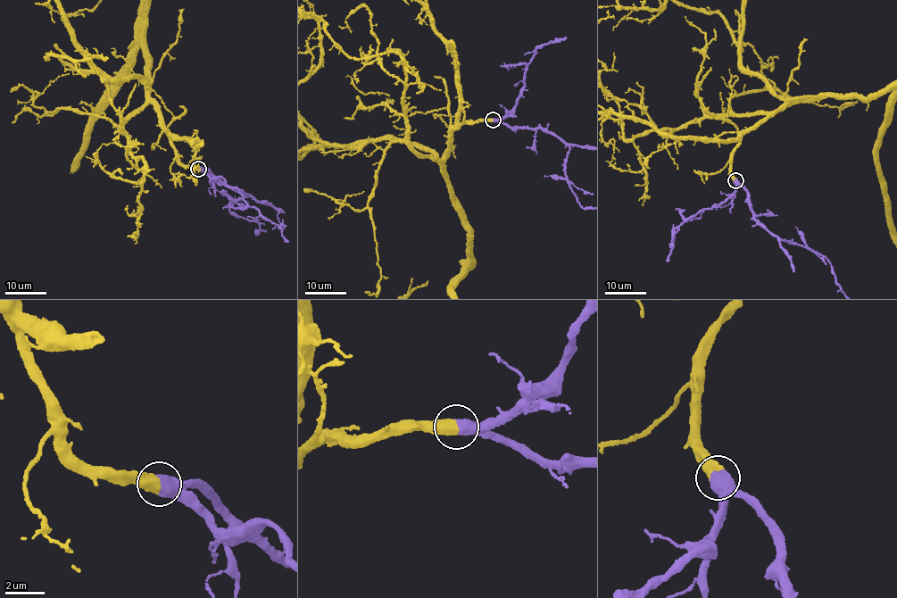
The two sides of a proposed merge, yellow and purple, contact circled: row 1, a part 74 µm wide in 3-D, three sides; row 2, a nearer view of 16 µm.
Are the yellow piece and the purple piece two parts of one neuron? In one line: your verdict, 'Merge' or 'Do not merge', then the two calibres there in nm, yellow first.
Merge. Thickness 650 nm (yellow) against 700 nm

